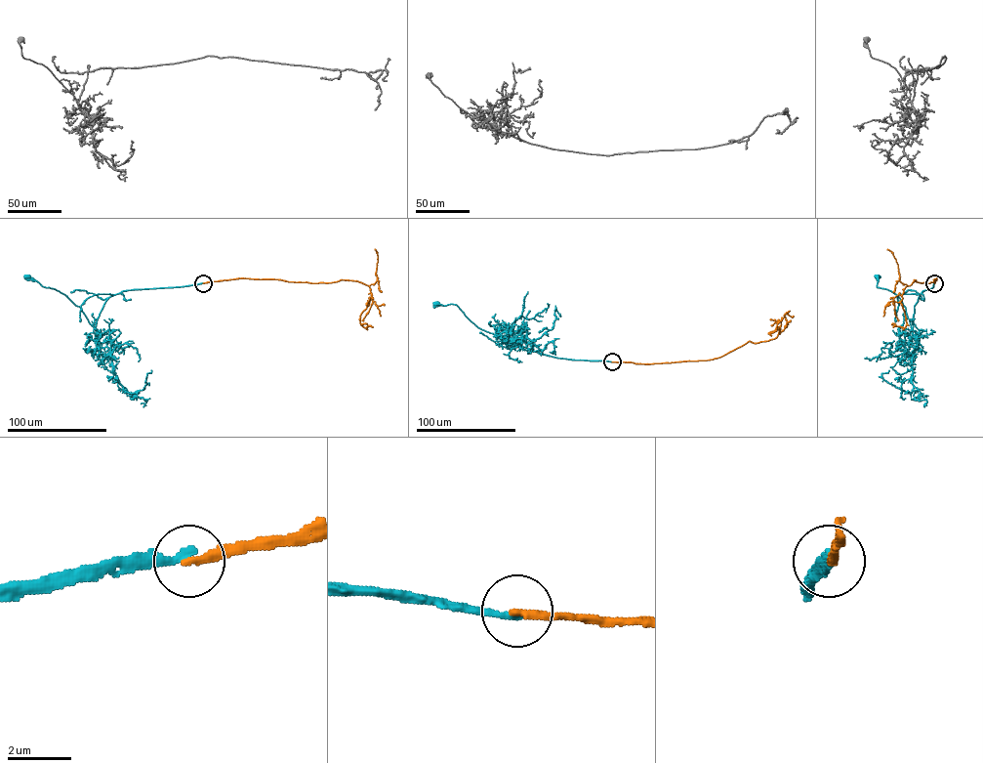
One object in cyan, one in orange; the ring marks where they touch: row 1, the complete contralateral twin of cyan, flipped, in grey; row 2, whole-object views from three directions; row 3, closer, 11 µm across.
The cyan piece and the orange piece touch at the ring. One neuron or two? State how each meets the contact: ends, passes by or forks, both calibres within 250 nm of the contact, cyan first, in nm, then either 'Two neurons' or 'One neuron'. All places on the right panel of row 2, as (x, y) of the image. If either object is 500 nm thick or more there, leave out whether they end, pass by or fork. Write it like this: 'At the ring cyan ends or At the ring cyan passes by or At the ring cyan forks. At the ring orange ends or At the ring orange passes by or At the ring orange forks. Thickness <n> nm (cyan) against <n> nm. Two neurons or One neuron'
At the ring cyan ends. At the ring orange ends. Thickness 240 nm (cyan) against 240 nm. Two neurons

